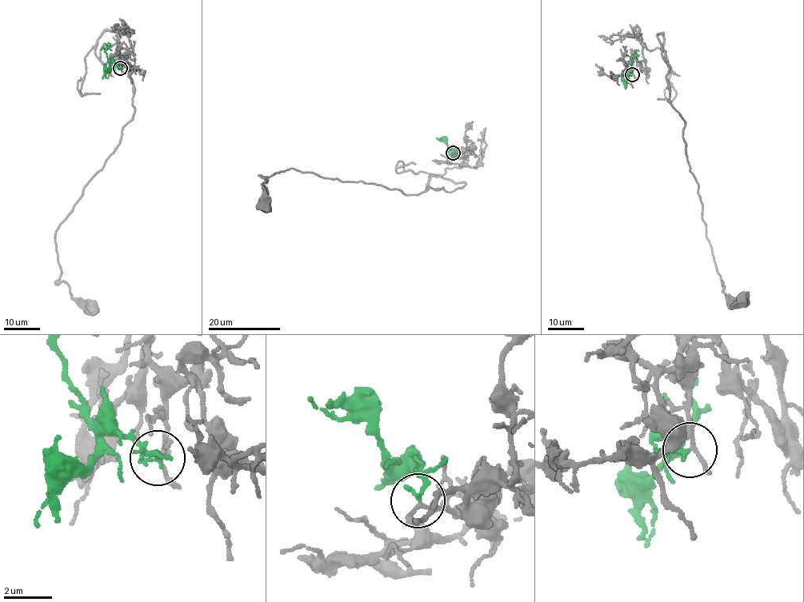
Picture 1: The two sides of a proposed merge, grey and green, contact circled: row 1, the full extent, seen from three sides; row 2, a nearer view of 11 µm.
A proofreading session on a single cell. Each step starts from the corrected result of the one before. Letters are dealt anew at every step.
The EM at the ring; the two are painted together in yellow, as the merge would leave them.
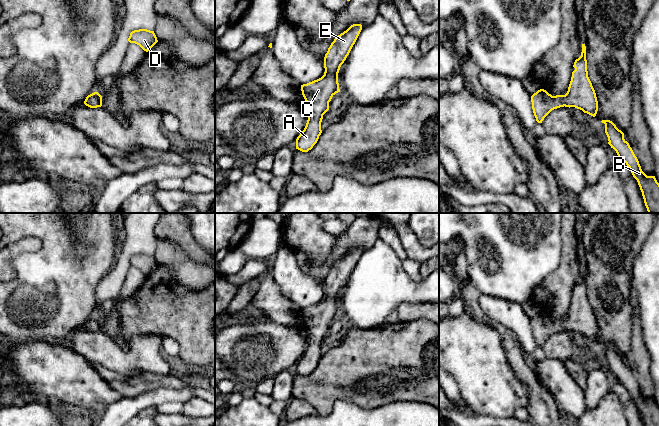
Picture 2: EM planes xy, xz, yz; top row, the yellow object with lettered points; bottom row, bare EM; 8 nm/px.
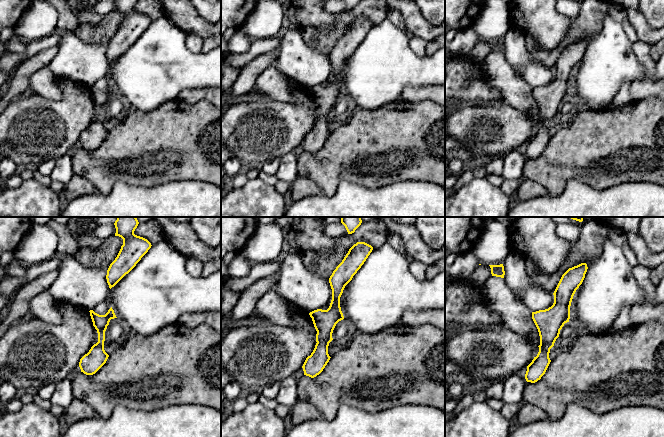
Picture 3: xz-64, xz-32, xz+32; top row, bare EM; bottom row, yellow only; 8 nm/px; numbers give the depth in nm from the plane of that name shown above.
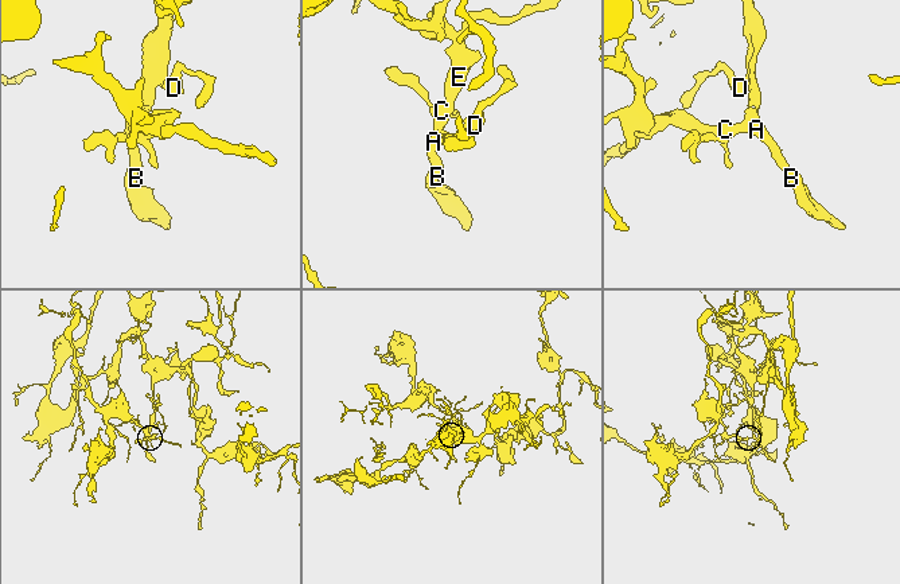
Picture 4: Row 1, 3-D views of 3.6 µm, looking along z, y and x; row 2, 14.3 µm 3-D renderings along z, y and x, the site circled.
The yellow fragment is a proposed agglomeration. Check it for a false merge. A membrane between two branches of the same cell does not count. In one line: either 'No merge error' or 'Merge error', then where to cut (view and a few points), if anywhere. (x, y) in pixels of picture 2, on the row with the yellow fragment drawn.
No merge error. No split

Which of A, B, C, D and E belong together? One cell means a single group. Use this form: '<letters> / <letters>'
A B C D E

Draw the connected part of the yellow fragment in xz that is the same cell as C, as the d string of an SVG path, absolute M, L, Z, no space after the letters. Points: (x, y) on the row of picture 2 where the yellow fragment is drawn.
M353 24L338 35L325 54L324 75L301 85L302 95L308 106L308 120L304 130L296 139L296 149L308 152L317 143L322 133L323 115L329 110L332 97L340 92L338 83L340 67L349 55L361 30L361 24Z

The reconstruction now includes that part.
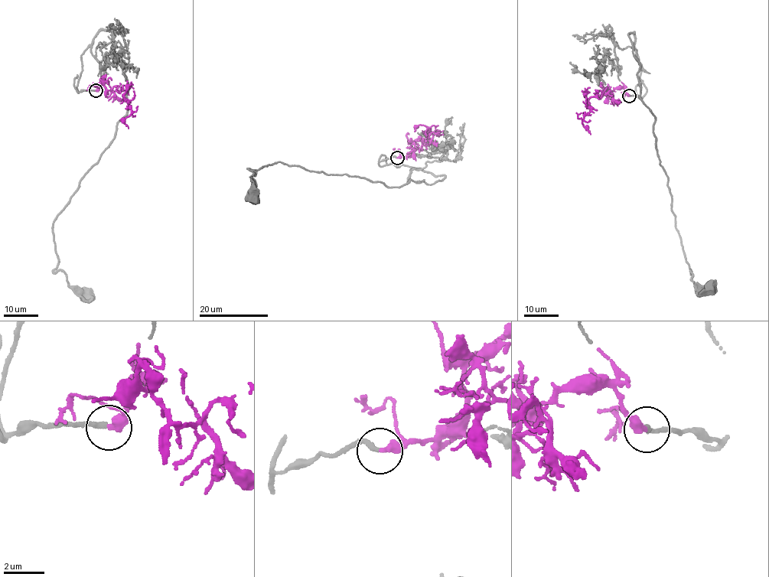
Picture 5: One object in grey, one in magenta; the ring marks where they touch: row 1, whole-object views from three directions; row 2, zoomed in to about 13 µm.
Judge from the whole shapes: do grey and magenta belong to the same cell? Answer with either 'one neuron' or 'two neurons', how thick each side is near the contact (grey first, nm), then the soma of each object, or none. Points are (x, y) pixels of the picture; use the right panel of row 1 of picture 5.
one neuron; 240 nm thick on the grey side, 420 nm on the other; cell body of grey at (711, 287); no cell body on magenta

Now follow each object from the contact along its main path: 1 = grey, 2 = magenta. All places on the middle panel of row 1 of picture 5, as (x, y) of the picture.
1: (397, 158), (379, 166), (444, 177), (388, 187), (278, 161), (252, 170), (253, 197)
2: (397, 158), (408, 154), (414, 141), (419, 149), (423, 142), (431, 141), (426, 127), (419, 125), (415, 131)

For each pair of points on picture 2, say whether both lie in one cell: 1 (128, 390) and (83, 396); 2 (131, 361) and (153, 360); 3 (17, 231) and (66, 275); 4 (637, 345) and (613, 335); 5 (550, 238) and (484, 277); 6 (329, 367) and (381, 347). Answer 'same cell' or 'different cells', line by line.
1: different cells
2: same cell
3: same cell
4: different cells
5: same cell
6: same cell

